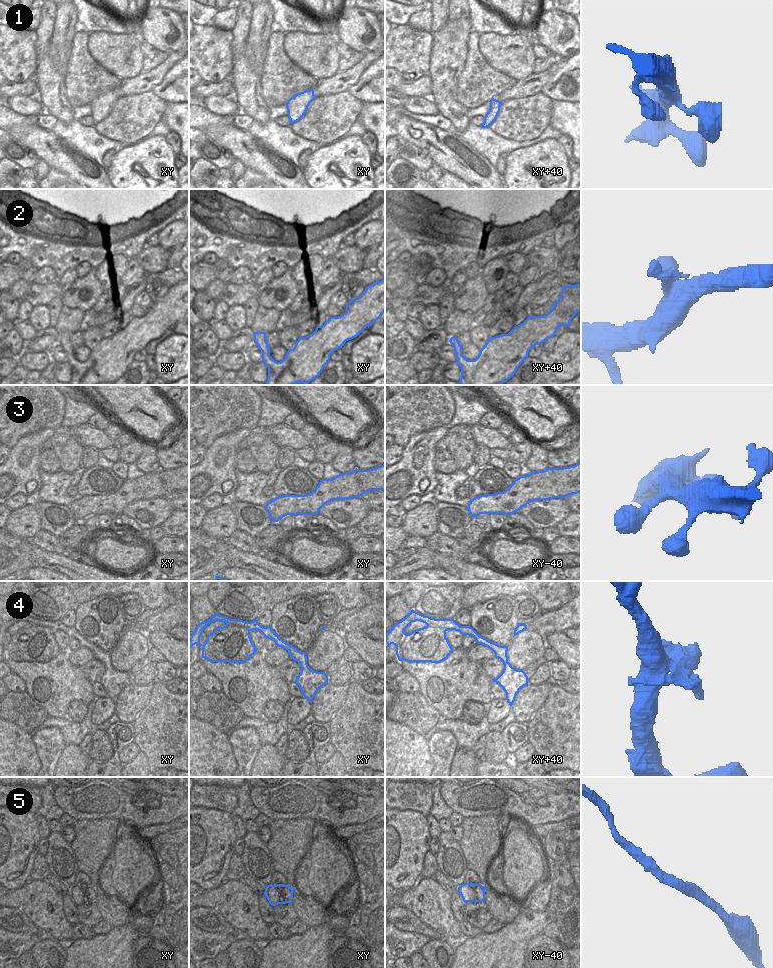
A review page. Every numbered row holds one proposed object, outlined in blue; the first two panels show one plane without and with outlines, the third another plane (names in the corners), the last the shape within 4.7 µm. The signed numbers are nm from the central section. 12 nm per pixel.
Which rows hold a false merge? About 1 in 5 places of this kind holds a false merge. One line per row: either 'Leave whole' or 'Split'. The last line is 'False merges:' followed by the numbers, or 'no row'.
1: Leave whole
2: Leave whole
3: Leave whole
4: Leave whole
5: Leave whole
False merges: no row

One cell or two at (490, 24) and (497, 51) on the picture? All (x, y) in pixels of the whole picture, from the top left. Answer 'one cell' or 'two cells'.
two cells

